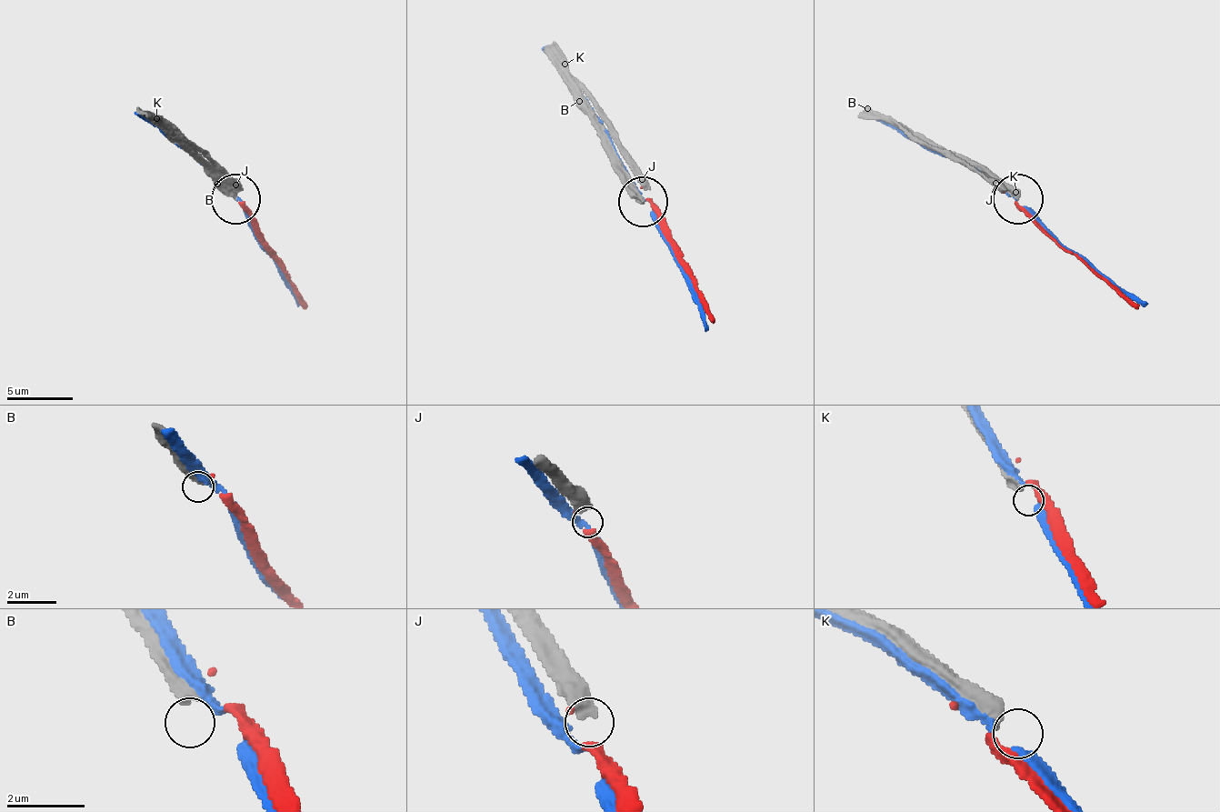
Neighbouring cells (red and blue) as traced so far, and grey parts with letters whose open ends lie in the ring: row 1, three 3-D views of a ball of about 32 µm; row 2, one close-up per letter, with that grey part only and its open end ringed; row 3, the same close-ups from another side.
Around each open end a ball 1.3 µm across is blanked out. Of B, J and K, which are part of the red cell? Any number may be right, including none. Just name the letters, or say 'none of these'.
J

